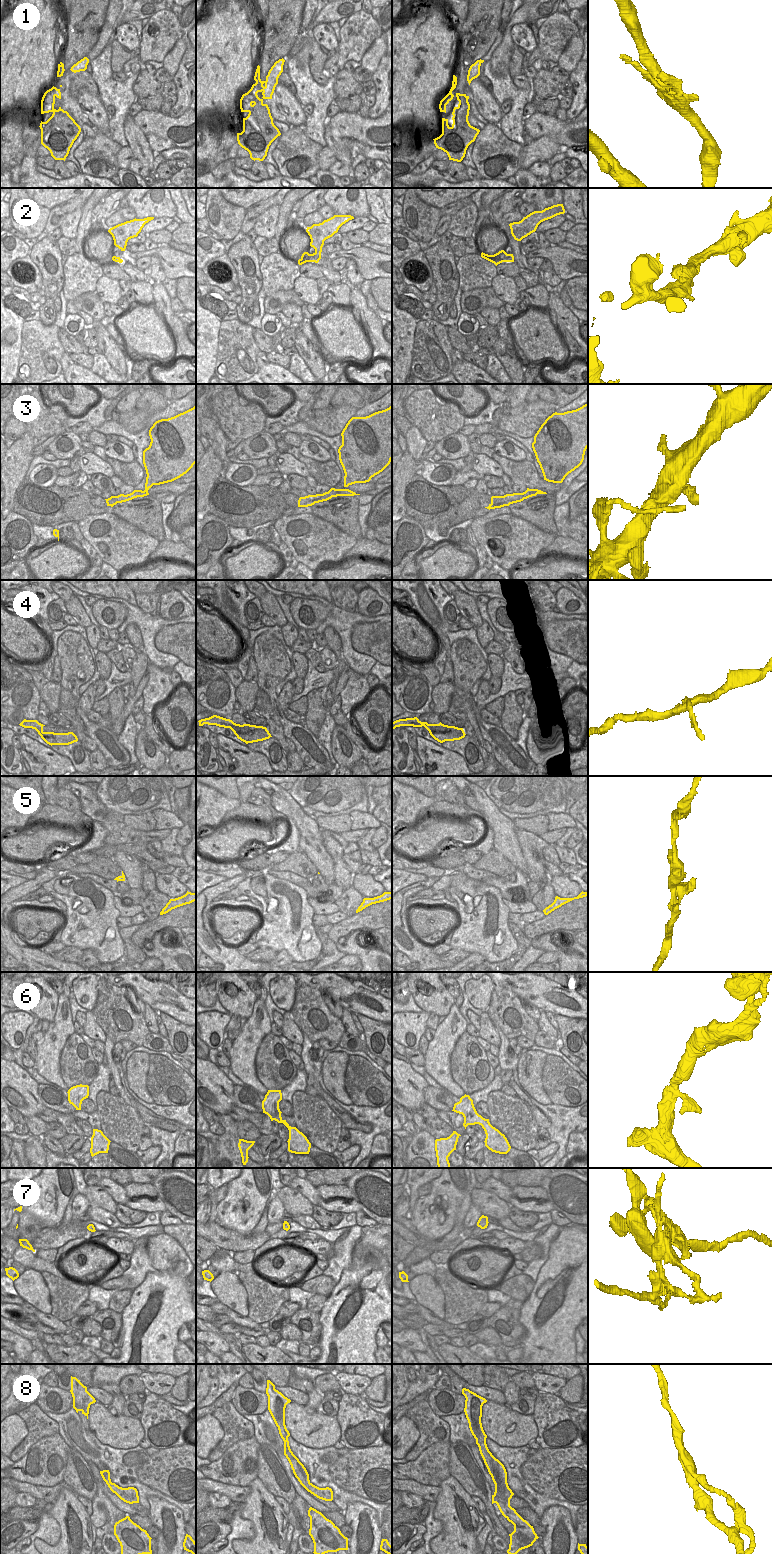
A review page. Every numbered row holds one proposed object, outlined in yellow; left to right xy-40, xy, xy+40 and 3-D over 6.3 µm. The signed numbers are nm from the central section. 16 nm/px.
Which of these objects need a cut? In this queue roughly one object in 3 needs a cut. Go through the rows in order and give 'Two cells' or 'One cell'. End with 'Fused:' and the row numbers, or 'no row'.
1: One cell
2: One cell
3: One cell
4: Two cells
5: One cell
6: One cell
7: Two cells
8: Two cells
Fused: 4, 7, 8

